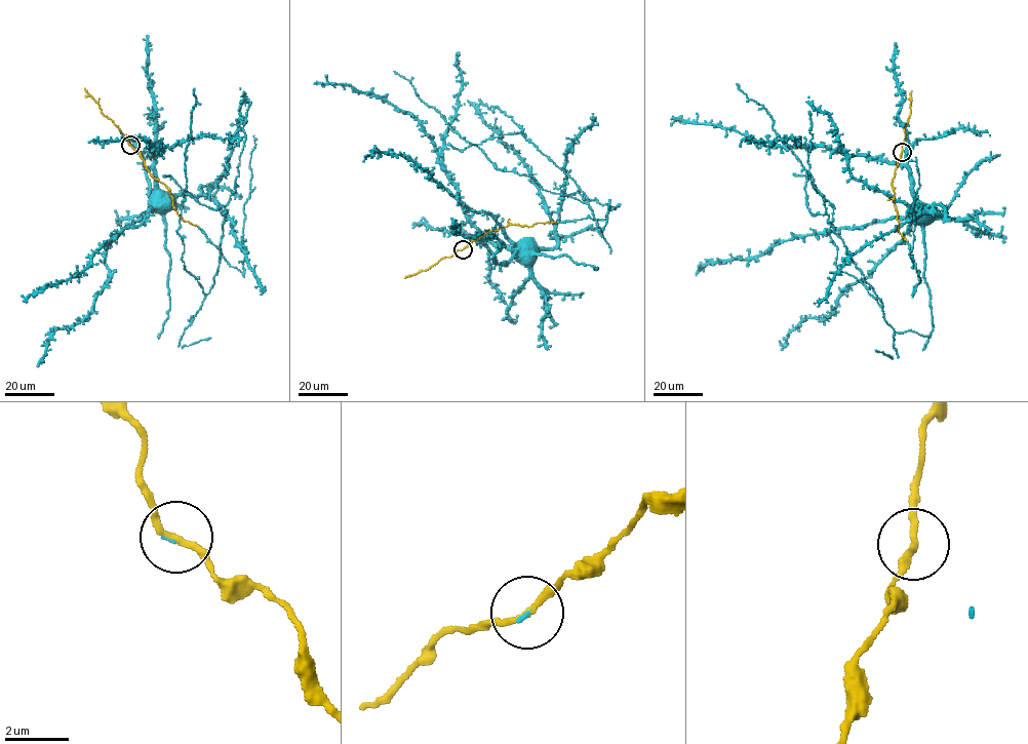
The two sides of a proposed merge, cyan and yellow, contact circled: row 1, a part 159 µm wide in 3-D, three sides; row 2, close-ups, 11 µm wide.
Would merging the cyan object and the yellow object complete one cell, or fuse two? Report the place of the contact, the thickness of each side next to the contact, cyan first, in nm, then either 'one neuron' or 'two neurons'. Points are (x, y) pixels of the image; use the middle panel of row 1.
(463, 249) | 70/190 nm | one neuron

